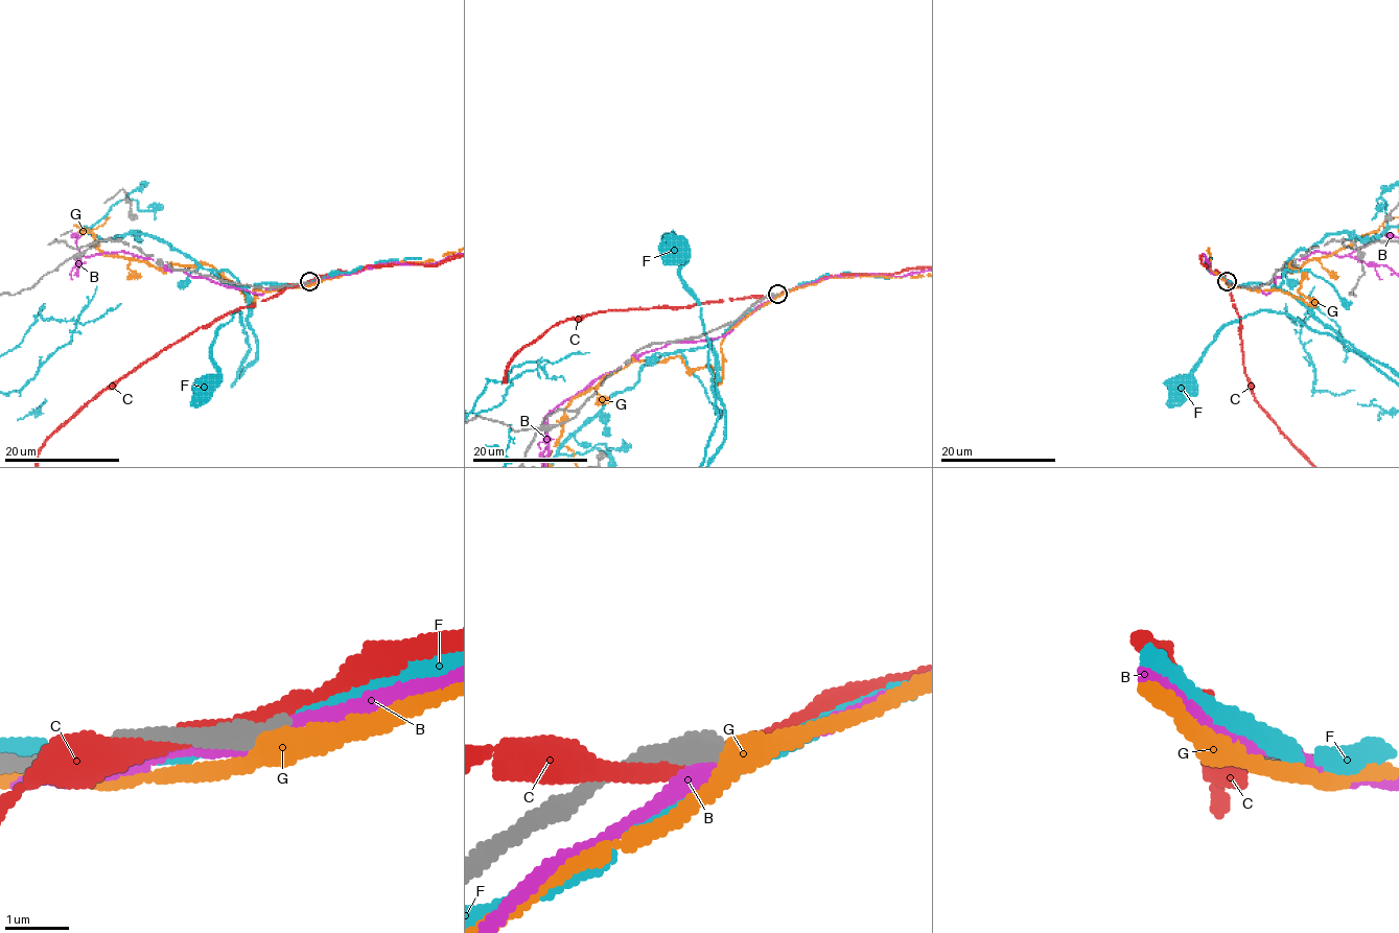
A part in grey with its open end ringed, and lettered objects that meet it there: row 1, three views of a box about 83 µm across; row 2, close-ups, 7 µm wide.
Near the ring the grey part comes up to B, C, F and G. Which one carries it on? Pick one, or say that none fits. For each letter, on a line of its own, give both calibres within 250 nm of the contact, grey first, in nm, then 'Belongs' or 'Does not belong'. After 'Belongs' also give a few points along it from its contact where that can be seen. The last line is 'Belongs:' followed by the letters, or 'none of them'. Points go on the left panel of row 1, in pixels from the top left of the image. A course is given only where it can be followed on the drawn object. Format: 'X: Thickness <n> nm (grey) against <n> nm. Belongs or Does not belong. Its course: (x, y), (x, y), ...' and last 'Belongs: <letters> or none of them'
B: Thickness 360 nm (grey) against 280 nm. Does not belong
C: Thickness 280 nm (grey) against 300 nm. Does not belong
F: Thickness 320 nm (grey) against 240 nm. Does not belong
G: Thickness 340 nm (grey) against 360 nm. Does not belong
Belongs: none of them

